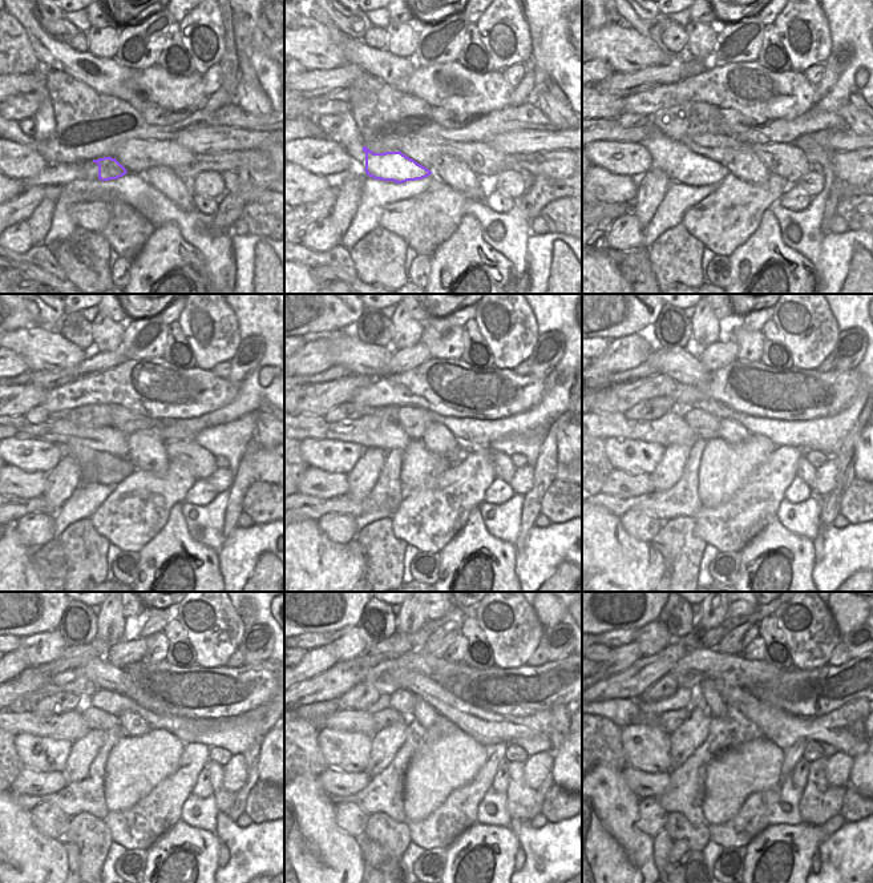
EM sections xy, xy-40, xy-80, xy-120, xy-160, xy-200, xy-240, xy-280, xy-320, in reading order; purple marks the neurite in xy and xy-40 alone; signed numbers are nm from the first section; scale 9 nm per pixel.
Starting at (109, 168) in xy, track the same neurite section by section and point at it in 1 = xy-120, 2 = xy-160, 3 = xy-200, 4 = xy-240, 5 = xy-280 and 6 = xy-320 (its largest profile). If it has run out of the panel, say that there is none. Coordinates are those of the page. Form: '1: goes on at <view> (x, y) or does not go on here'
1: goes on at xy-120 (101, 467)
2: goes on at xy-160 (420, 468)
3: goes on at xy-200 (724, 468)
4: goes on at xy-240 (136, 765)
5: goes on at xy-280 (433, 773)
6: goes on at xy-320 (731, 777)

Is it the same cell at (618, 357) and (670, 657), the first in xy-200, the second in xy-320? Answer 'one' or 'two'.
two

